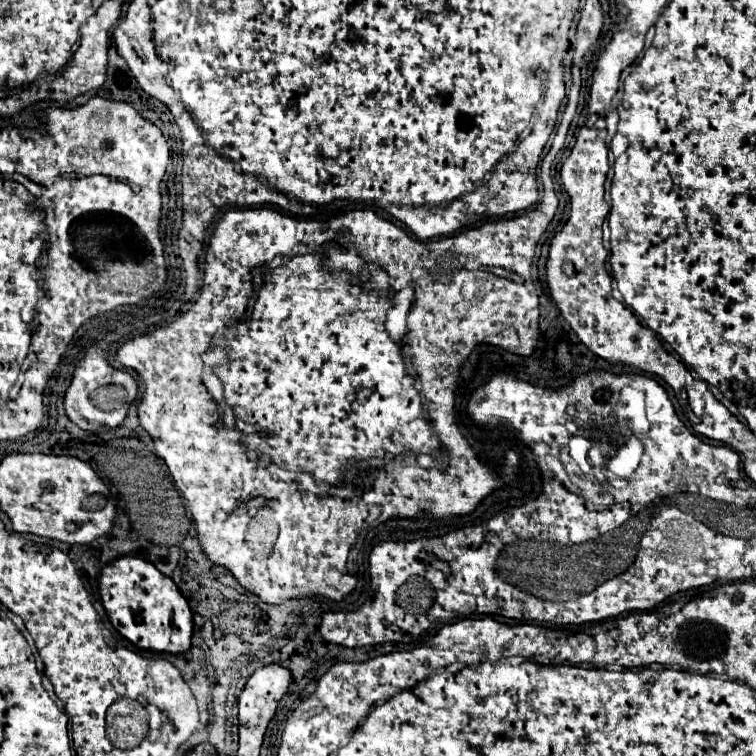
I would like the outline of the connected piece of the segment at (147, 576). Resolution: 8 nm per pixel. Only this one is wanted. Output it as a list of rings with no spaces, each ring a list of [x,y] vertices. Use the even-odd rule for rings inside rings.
[[[128,555],[106,565],[100,575],[100,593],[114,629],[138,649],[174,655],[190,651],[194,633],[190,605],[176,583],[146,559]]]

